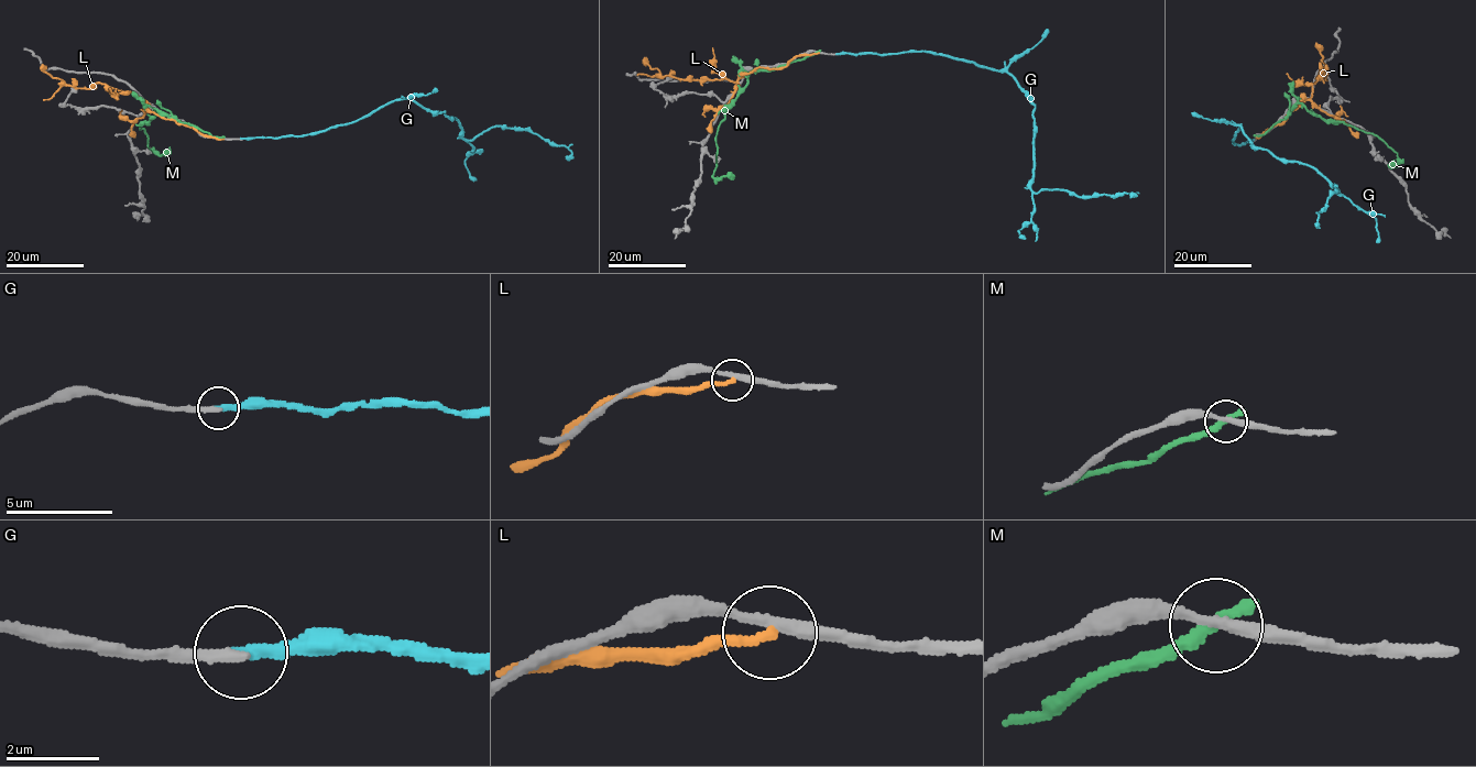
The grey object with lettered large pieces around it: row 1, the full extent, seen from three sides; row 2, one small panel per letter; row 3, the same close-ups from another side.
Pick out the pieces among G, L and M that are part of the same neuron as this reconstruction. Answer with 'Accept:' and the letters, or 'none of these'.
Accept: none of these

